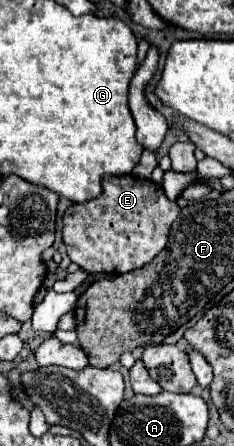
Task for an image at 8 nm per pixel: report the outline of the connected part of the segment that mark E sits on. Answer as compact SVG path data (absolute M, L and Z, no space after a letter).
M132 174L106 176L100 197L74 203L62 217L62 239L72 263L86 273L120 275L150 263L168 241L172 221L180 215L176 201L168 201L158 183Z

